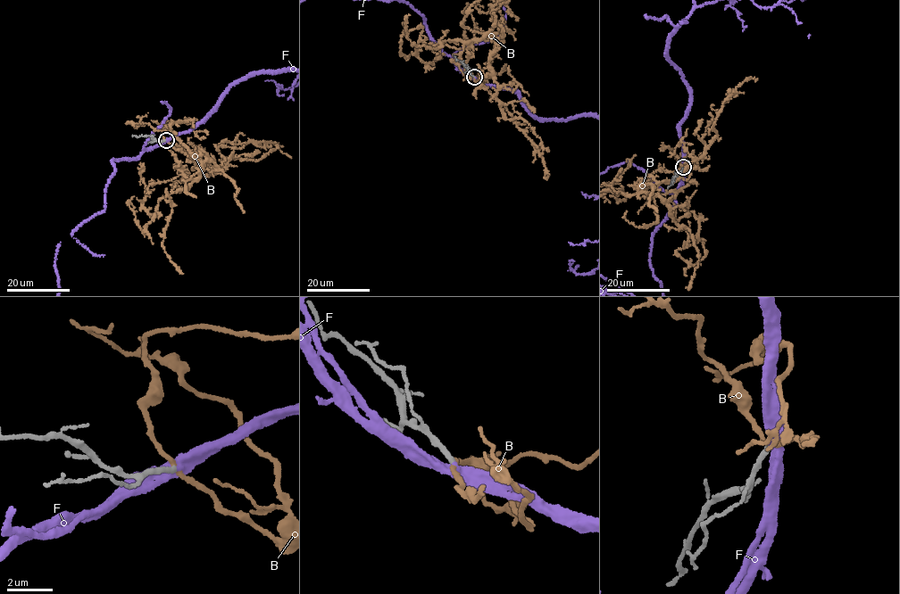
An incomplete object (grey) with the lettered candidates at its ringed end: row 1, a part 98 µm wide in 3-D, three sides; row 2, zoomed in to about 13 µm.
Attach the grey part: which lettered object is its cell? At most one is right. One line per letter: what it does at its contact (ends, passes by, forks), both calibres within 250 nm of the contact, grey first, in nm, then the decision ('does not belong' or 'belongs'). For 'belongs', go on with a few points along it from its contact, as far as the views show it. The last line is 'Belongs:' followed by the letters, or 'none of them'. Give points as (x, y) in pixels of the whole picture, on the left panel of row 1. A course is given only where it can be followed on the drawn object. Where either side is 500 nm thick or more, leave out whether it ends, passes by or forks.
B: it passes by; calibres 240 and 180 nm; does not belong
F: it passes by; calibres 240 and 420 nm; belongs
Belongs: F

